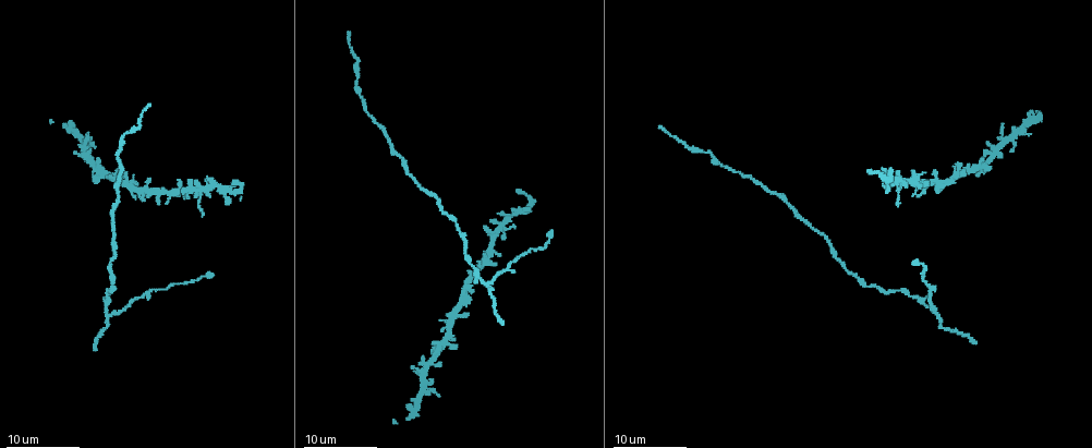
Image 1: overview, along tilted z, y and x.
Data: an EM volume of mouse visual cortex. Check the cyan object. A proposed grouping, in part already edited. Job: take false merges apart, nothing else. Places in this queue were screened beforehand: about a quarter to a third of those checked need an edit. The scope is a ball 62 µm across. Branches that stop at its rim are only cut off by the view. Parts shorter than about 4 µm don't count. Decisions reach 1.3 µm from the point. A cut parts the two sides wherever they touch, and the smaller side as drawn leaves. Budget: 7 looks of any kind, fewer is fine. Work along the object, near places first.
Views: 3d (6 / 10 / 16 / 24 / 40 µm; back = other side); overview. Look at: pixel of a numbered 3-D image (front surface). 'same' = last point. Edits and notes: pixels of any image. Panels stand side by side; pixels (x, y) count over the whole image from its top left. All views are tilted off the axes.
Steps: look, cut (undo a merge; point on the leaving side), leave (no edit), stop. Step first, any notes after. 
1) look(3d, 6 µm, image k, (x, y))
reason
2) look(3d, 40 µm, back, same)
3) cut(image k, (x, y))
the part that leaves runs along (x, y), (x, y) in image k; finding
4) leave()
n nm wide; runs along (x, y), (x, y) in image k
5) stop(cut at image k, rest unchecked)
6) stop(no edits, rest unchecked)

look(3d, 16 µm, image 1, (500, 226))
four or more arms meet

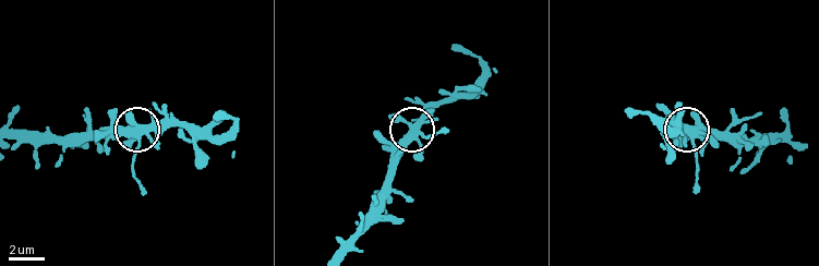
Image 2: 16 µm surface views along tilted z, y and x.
look(3d, 10 µm, image 2, (132, 129))
closer look

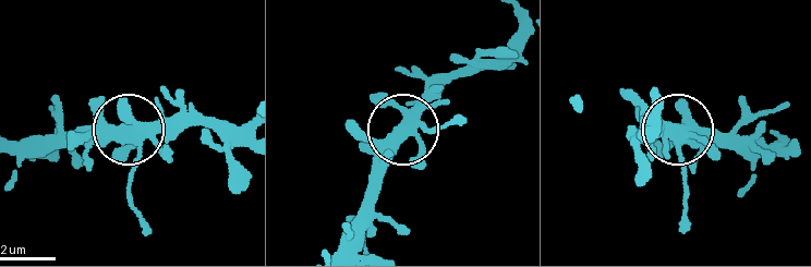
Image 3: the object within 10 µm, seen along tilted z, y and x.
leave()
390 nm wide; continuous, no second cell

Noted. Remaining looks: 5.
look(3d, 16 µm, image 1, (105, 314))
three-way junction

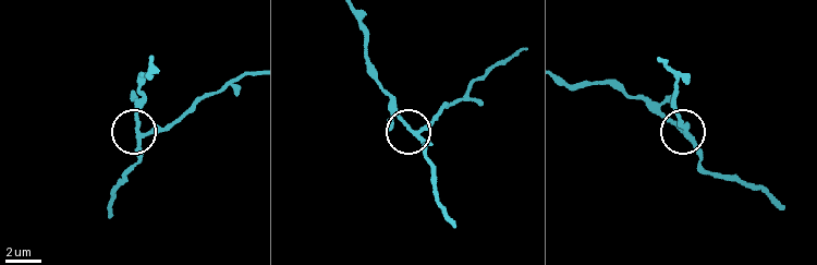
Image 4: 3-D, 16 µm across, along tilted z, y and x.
look(3d, 6 µm, image 4, (139, 135))

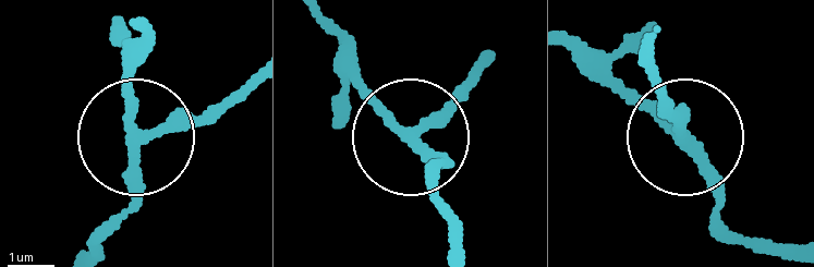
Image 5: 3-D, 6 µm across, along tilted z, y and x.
leave()
side arm 8 µm; runs along (652, 56), (692, 164), (741, 245) in image 5; all the same cell

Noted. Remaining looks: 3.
look(3d, 24 µm, image 1, (143, 292))
three-way junction

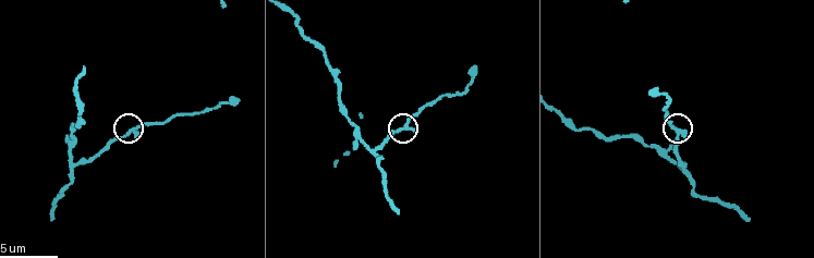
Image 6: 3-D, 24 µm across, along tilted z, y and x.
look(3d, 6 µm, image 6, (132, 130))

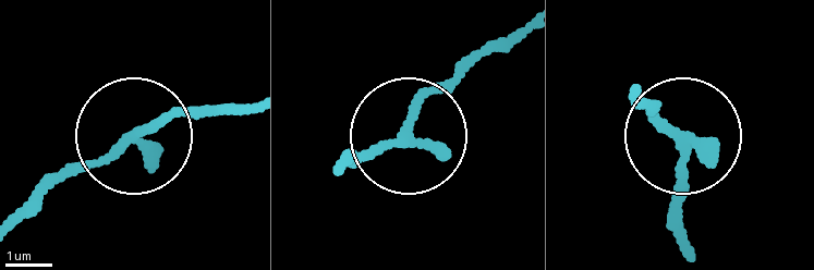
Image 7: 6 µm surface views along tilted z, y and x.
leave()
190 nm wide; runs along (140, 136), (228, 109) in image 7; continuous, no second cell

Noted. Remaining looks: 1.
stop(no edits, rest unchecked)

